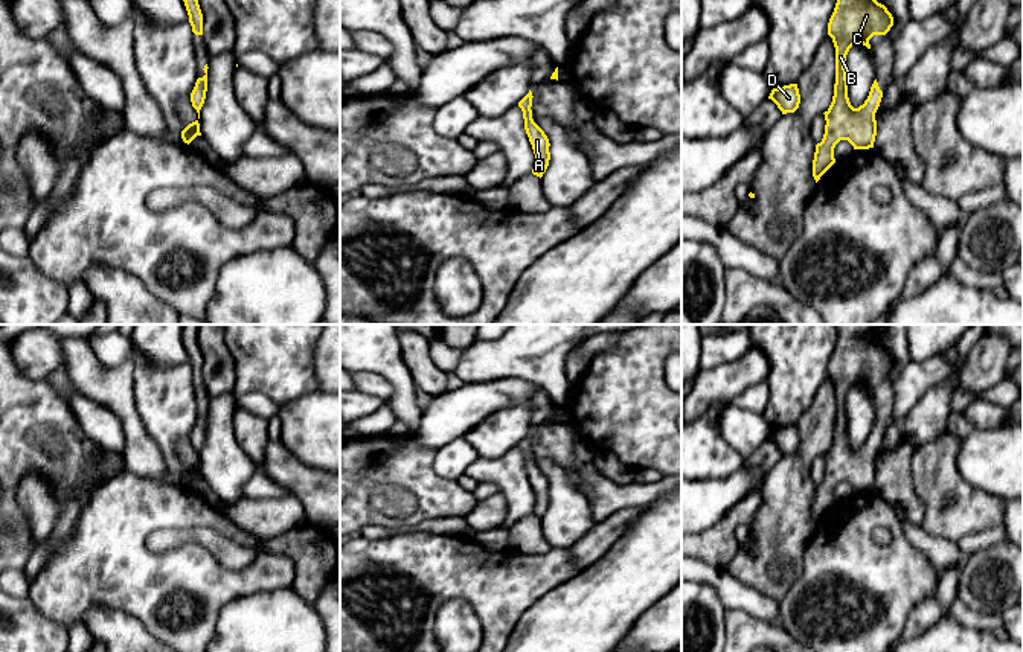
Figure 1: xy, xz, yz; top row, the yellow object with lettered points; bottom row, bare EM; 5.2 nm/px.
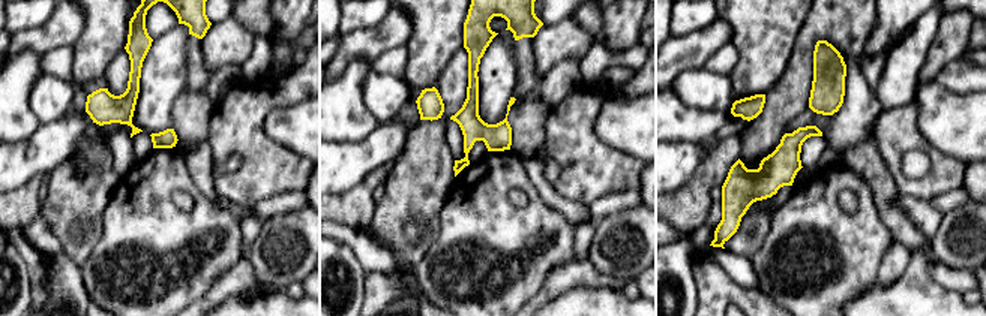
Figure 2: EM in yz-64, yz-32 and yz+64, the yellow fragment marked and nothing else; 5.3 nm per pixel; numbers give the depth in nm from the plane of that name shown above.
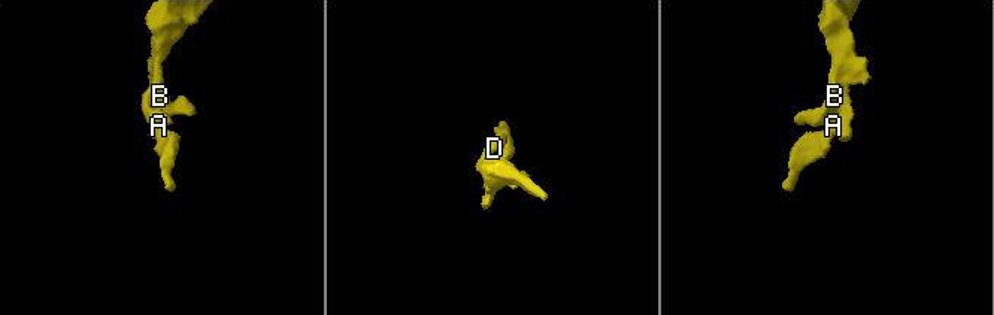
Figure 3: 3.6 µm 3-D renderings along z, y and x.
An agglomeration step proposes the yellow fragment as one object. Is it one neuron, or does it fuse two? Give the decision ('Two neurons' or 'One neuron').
One neuron

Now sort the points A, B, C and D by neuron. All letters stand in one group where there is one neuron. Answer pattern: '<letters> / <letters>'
A B C D

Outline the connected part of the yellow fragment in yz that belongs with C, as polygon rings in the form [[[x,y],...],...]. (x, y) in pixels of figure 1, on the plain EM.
[[[837,324],[839,338],[828,364],[828,376],[835,388],[834,437],[825,455],[825,475],[816,486],[813,518],[816,524],[835,504],[834,489],[840,481],[848,481],[854,491],[874,489],[877,477],[875,454],[883,433],[874,422],[863,446],[854,449],[848,439],[845,402],[849,390],[863,385],[871,390],[874,376],[886,376],[893,367],[887,349],[874,340],[881,324]]]

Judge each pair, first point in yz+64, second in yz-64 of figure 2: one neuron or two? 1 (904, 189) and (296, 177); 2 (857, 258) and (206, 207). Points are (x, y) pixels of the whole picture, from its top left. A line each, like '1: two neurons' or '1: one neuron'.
1: one neuron
2: one neuron

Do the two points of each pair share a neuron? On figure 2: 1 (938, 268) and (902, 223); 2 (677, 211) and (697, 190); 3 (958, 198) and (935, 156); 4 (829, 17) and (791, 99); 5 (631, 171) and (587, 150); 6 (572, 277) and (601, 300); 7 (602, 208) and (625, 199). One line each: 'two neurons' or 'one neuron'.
1: two neurons
2: one neuron
3: two neurons
4: one neuron
5: one neuron
6: two neurons
7: one neuron

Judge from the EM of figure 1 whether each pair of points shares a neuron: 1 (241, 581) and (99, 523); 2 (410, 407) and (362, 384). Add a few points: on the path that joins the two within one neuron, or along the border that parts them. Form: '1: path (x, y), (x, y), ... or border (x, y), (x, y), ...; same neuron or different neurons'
1: path (206, 581), (157, 581), (134, 558); same neuron
2: border (363, 372), (377, 372), (391, 384), (388, 401); different neurons

